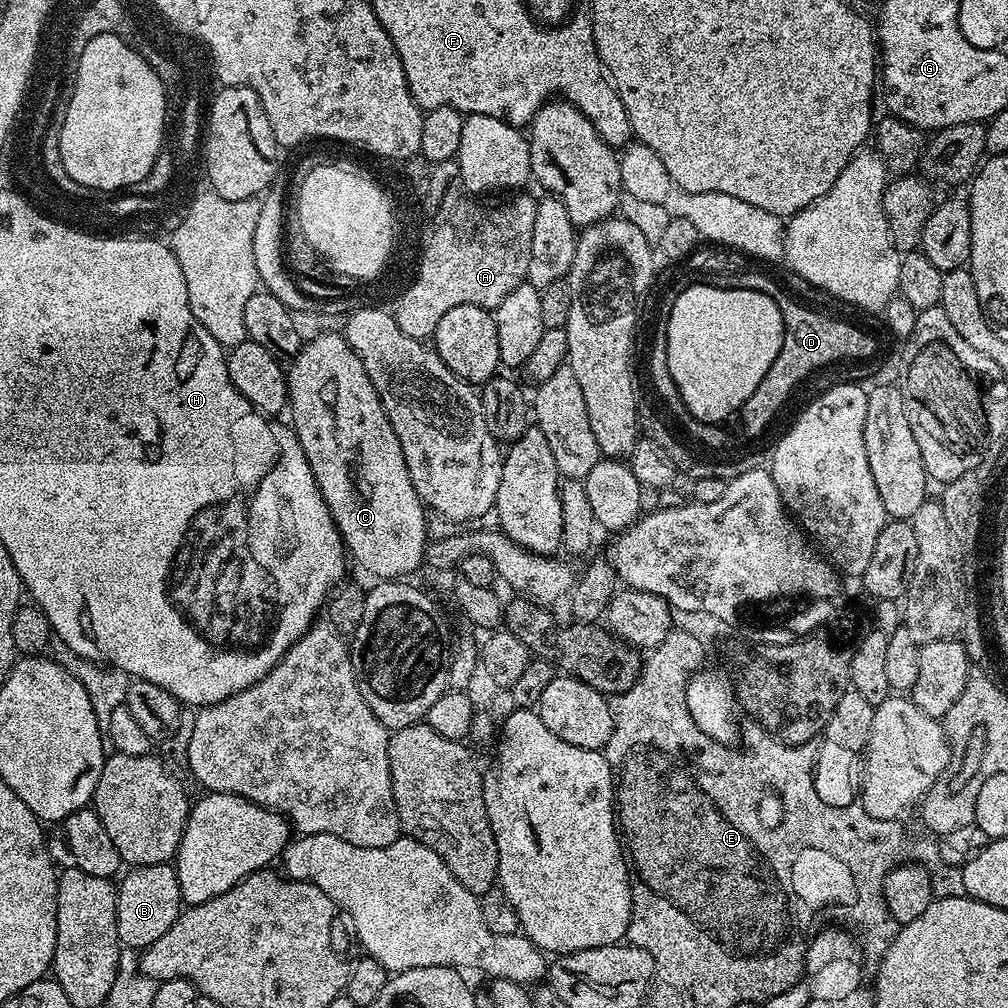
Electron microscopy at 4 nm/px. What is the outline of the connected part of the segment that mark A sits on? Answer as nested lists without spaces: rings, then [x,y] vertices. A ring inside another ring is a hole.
[[[516,194],[513,200],[504,200],[501,204],[492,202],[484,210],[471,209],[465,203],[460,207],[460,213],[456,213],[452,220],[445,224],[444,229],[436,232],[435,239],[432,239],[431,247],[428,247],[427,255],[423,258],[423,265],[415,273],[416,276],[412,280],[412,285],[405,290],[400,296],[400,301],[394,307],[394,315],[398,326],[402,330],[402,334],[406,334],[410,338],[424,342],[429,338],[435,337],[436,327],[442,318],[442,314],[446,314],[446,310],[454,310],[454,306],[478,306],[479,308],[487,308],[494,310],[502,302],[502,298],[506,298],[506,294],[510,294],[510,290],[514,290],[520,284],[525,283],[528,279],[528,267],[530,266],[530,242],[534,238],[534,218],[536,217],[537,197],[520,196],[524,194]]]

